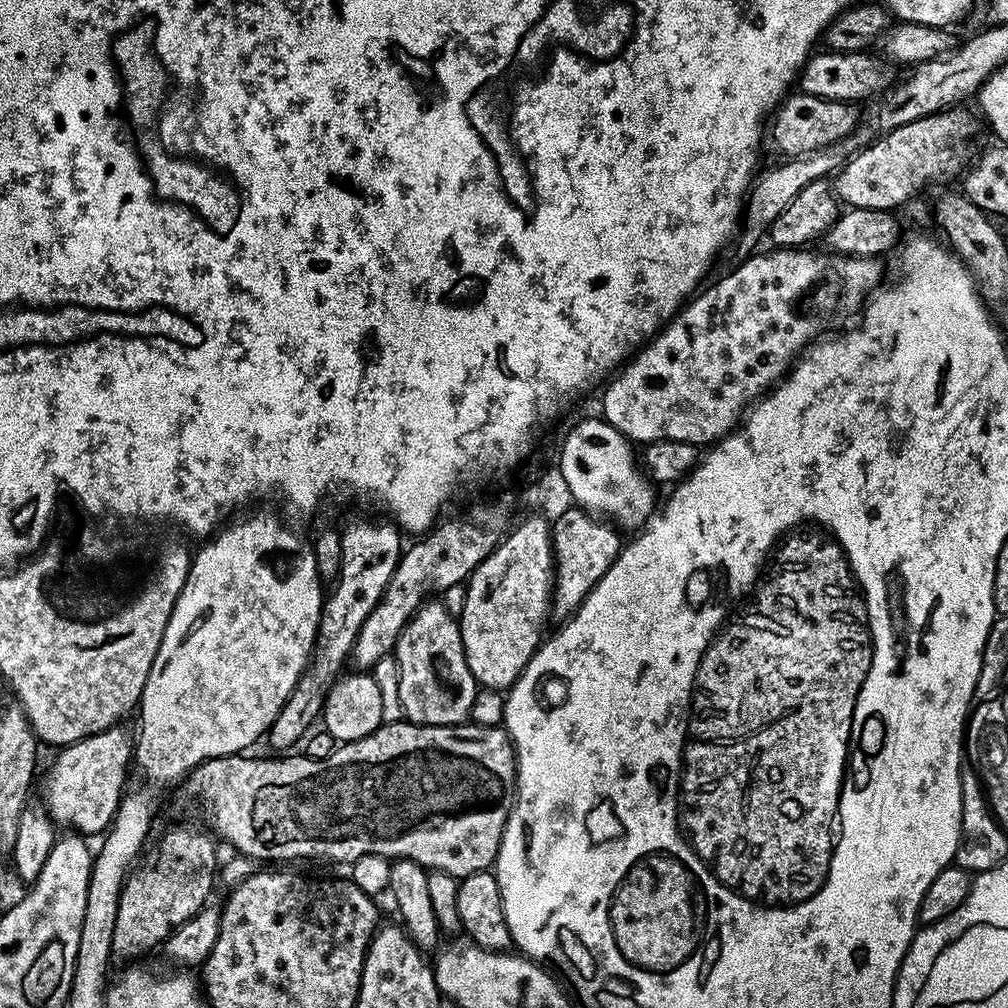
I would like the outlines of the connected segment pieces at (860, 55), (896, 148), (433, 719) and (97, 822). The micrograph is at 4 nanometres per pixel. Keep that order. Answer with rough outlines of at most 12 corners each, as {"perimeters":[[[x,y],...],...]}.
{"perimeters":[[[826,50],[810,56],[805,95],[858,104],[896,82],[879,55]],[[956,106],[861,147],[835,177],[886,212],[973,163],[981,117]],[[439,599],[396,640],[409,724],[463,724],[478,685]],[[113,726],[61,747],[42,803],[92,838],[111,825],[134,740]]]}

